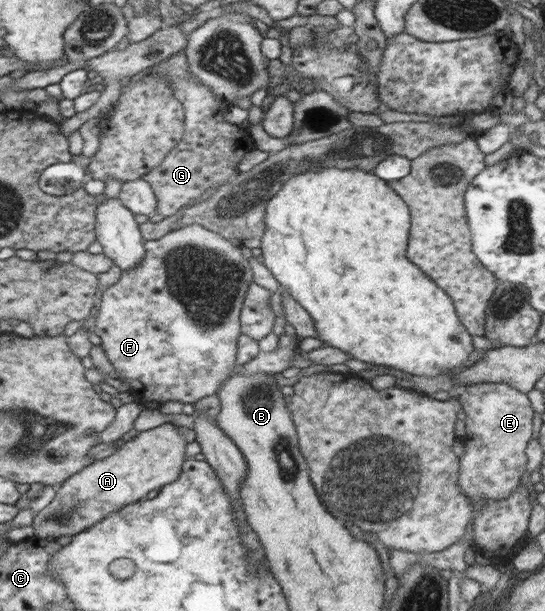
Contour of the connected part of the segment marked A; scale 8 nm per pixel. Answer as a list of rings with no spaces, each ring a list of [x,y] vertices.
[[[166,423],[148,431],[141,431],[131,440],[120,445],[112,455],[93,461],[91,465],[72,475],[56,487],[52,502],[34,513],[31,525],[36,538],[56,539],[63,535],[74,536],[88,527],[96,526],[108,514],[122,507],[140,502],[149,491],[162,489],[176,481],[186,456],[186,437],[176,431],[176,425]]]

